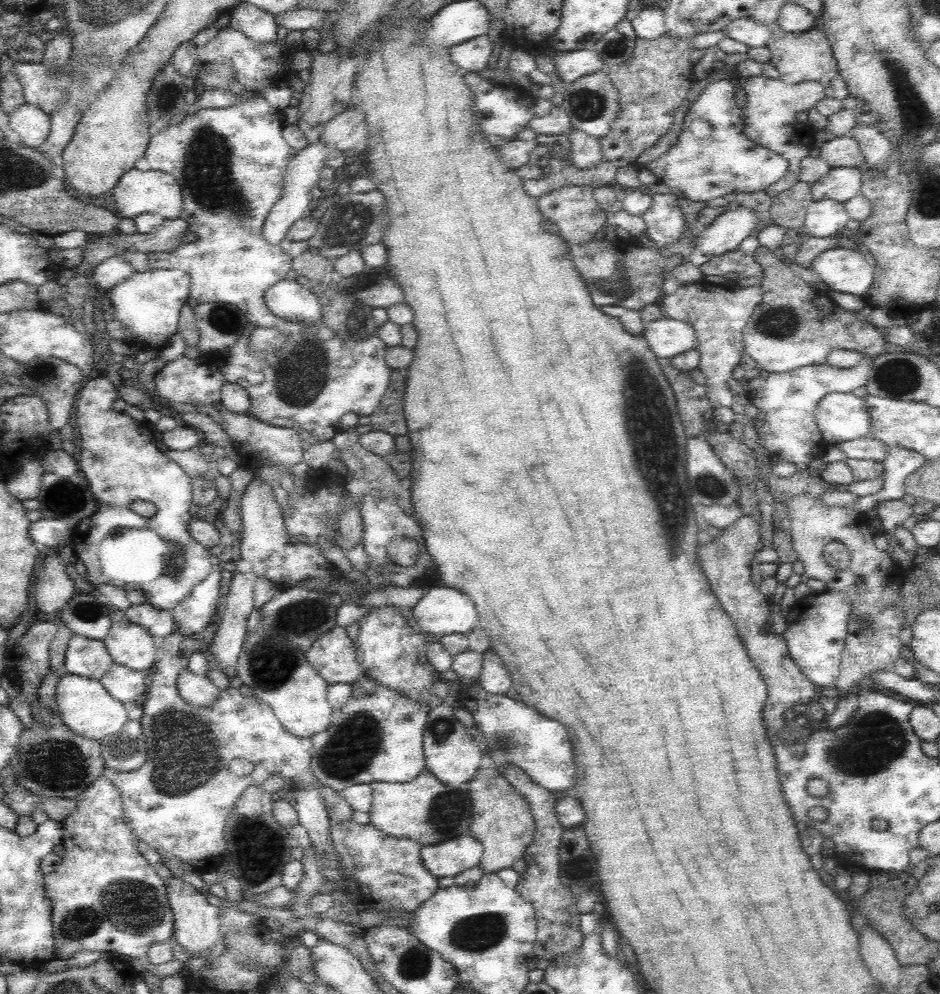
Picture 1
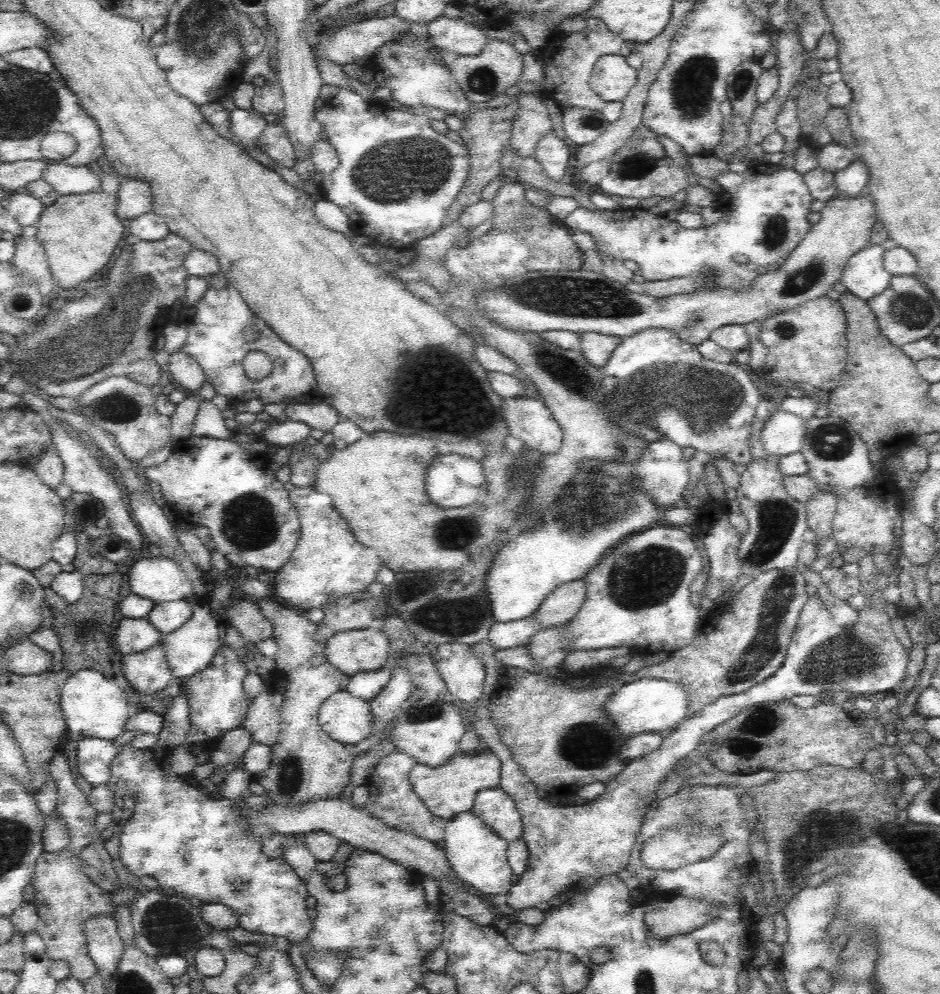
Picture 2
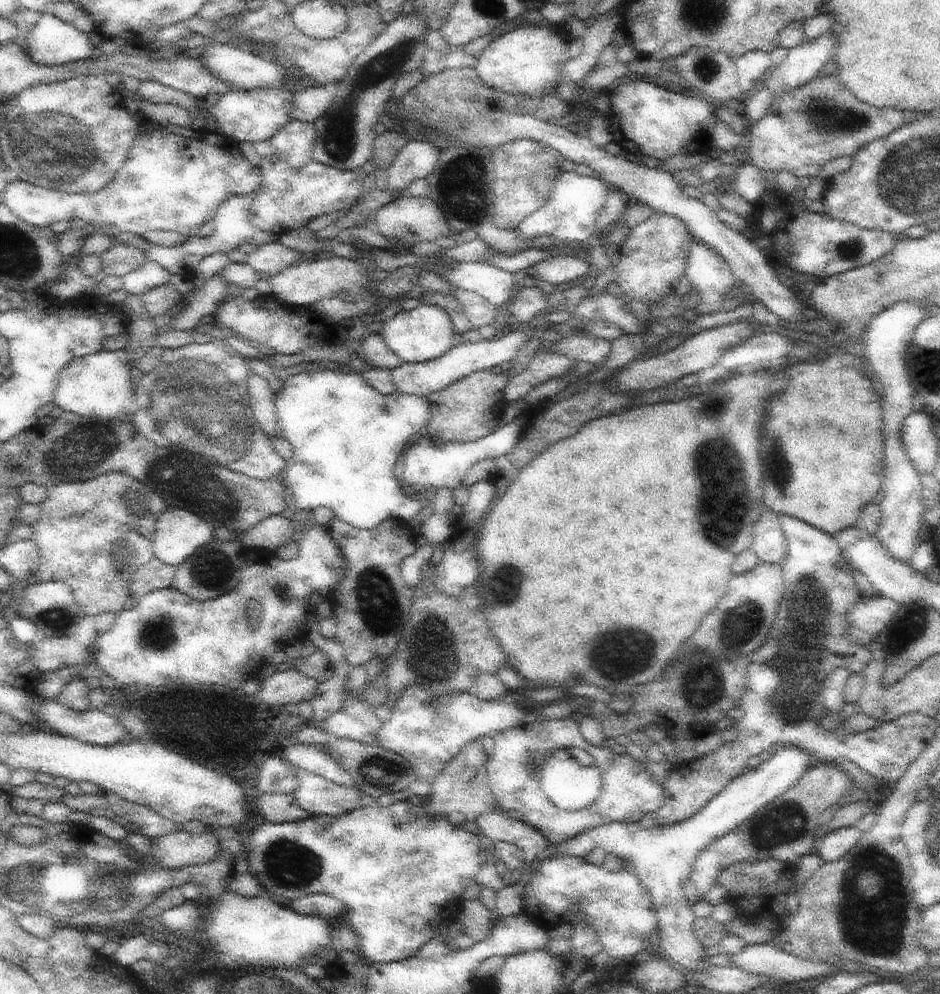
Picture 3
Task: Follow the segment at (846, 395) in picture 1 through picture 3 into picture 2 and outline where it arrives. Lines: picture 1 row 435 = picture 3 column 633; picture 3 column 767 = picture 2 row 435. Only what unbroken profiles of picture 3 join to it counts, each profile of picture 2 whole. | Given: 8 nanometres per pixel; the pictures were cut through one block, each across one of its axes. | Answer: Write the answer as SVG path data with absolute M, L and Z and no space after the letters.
M778 409L765 422L760 439L768 456L789 456L799 452L808 419Z

